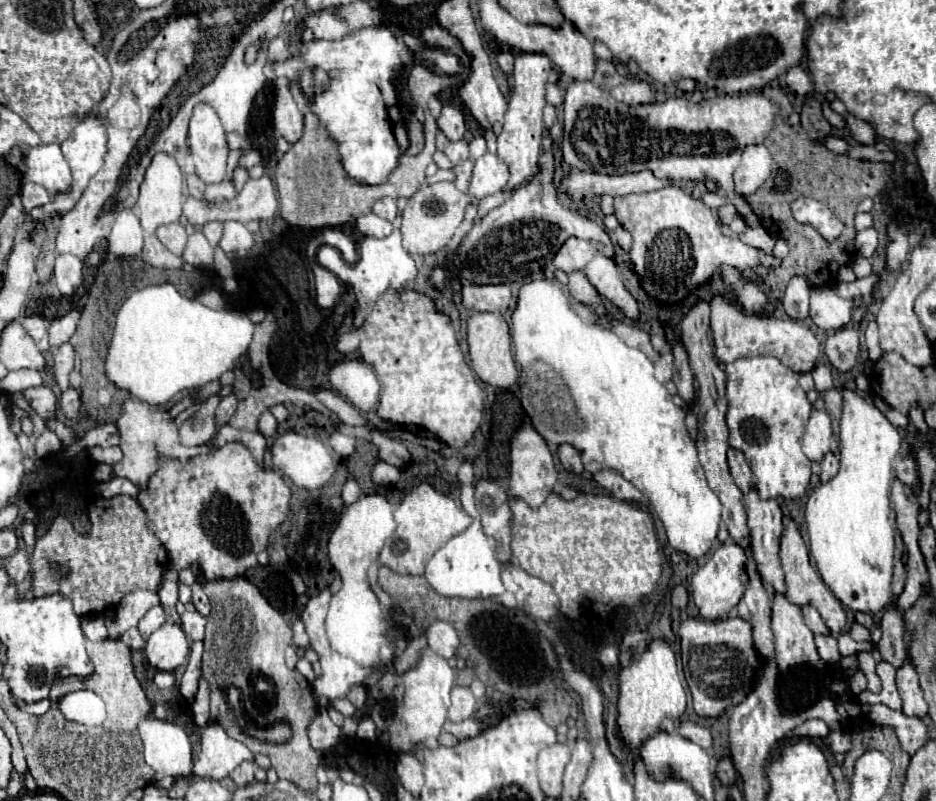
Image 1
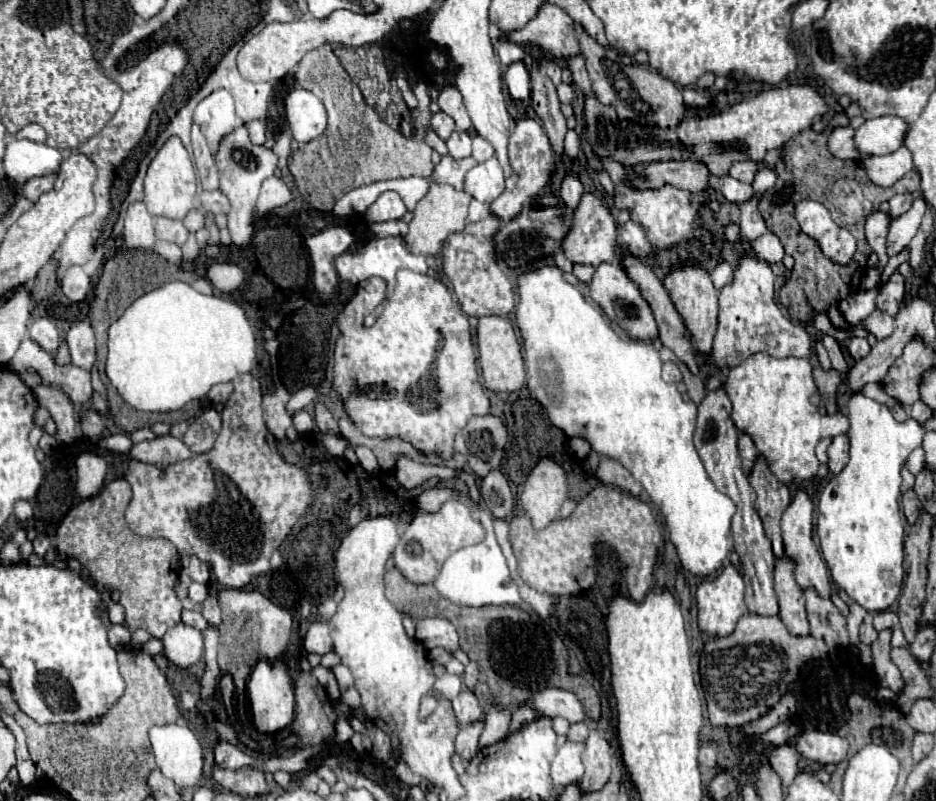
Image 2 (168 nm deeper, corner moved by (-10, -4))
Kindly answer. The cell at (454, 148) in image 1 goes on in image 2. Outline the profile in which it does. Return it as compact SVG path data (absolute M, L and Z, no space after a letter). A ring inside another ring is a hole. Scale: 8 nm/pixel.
M454 131L448 139L446 139L446 145L448 145L448 153L454 157L454 159L462 159L462 157L470 157L472 153L472 141L470 141L470 135L468 133L460 133L460 131Z

